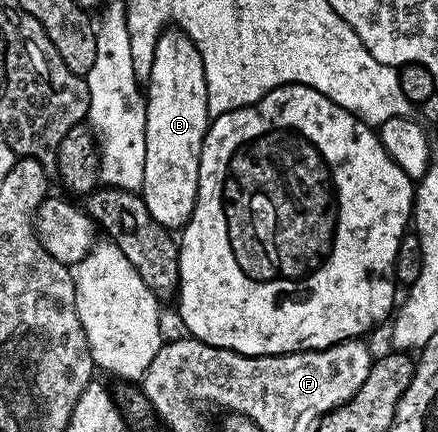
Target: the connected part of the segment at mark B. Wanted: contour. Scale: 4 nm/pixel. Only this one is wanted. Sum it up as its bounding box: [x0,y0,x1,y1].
[141,28,209,232]

